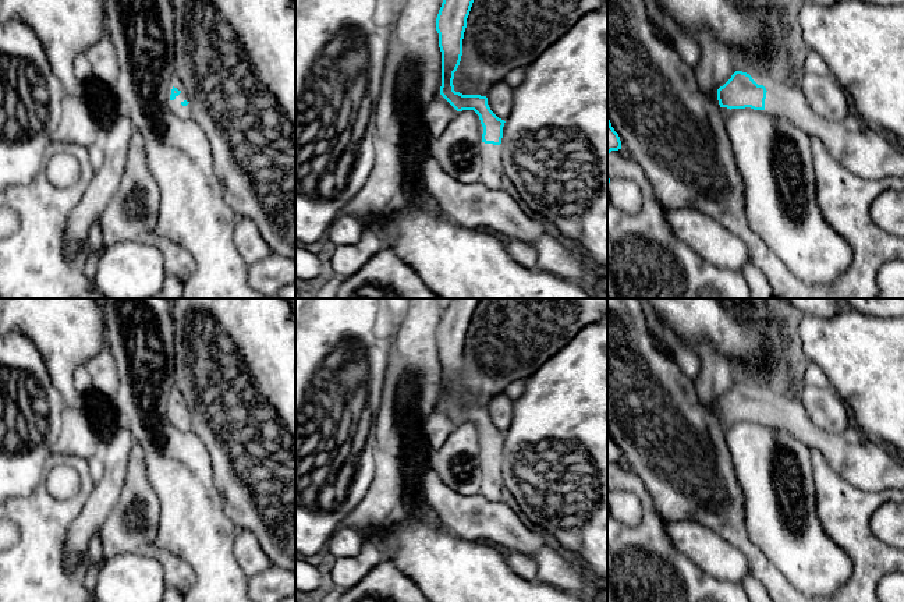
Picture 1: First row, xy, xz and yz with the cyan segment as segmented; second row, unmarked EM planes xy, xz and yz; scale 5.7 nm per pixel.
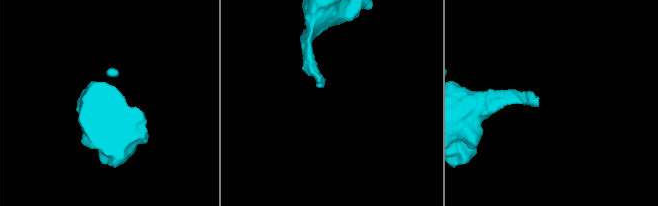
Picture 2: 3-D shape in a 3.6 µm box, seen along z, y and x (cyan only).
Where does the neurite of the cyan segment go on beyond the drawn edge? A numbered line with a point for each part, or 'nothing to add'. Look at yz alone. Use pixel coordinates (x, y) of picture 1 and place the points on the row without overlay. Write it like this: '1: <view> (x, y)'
1: yz (865, 463)

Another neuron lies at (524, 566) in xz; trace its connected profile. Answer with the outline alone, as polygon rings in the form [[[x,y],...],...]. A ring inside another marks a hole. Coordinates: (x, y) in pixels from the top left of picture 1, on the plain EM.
[[[508,550],[506,552],[506,557],[510,569],[515,574],[518,574],[520,577],[528,581],[536,580],[538,566],[529,556],[521,552]]]

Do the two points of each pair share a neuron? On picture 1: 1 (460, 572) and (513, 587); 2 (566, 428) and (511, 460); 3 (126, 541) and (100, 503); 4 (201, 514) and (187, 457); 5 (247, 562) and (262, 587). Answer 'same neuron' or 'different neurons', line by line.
1: same neuron
2: same neuron
3: different neurons
4: same neuron
5: different neurons

